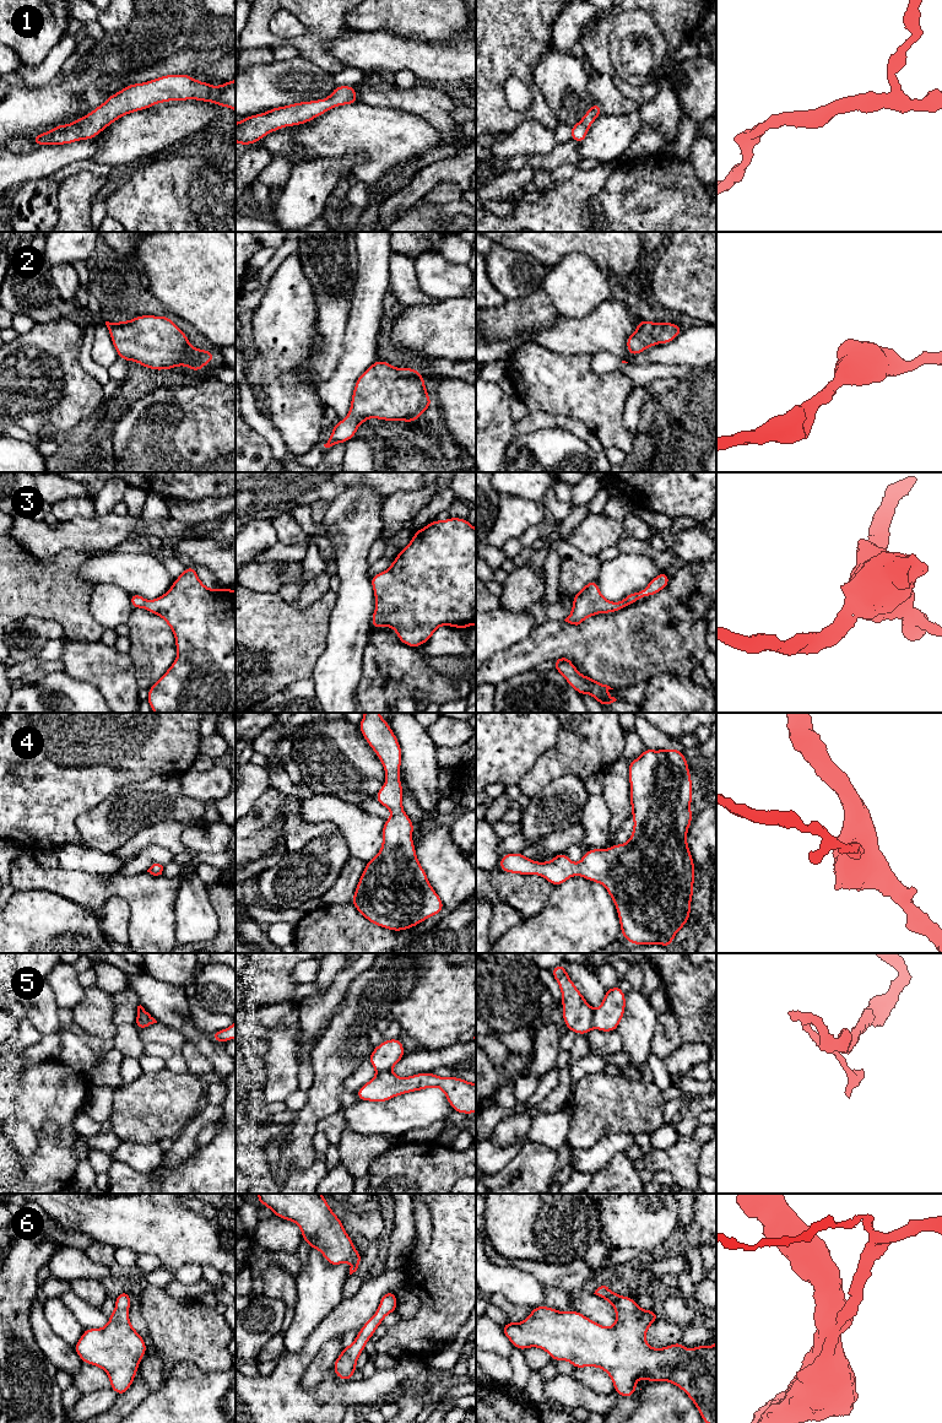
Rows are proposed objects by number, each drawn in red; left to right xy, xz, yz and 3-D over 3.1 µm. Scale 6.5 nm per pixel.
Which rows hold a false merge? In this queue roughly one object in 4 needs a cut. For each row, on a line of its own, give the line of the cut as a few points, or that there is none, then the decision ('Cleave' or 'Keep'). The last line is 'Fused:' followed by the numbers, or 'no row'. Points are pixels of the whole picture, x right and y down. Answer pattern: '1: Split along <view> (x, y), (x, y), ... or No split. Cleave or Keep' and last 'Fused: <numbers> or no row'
1: No split. Keep
2: No split. Keep
3: No split. Keep
4: No split. Keep
5: Split along xy (147, 1012), (144, 1017), (144, 1027). Cleave
6: No split. Keep
Fused: 5

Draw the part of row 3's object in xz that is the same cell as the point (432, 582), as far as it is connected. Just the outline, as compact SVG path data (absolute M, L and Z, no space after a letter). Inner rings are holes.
M448 518L444 521L437 519L433 520L423 529L416 530L411 542L399 552L397 557L391 563L390 568L386 569L385 572L370 577L370 583L374 590L375 601L378 604L372 616L372 628L384 628L388 624L389 627L395 629L400 642L411 648L417 648L427 643L439 626L444 624L460 629L475 626L476 624L476 529L475 526L462 518Z

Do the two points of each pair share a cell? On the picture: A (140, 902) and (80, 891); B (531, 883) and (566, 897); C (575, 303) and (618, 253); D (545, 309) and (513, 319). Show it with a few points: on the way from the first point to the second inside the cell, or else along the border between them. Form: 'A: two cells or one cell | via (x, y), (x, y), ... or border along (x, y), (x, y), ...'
A: one cell | via (125, 889), (95, 891)
B: two cells | border along (553, 886), (546, 904), (536, 915)
C: two cells | border along (579, 254), (585, 254), (610, 275)
D: one cell | via (537, 312), (520, 317)

